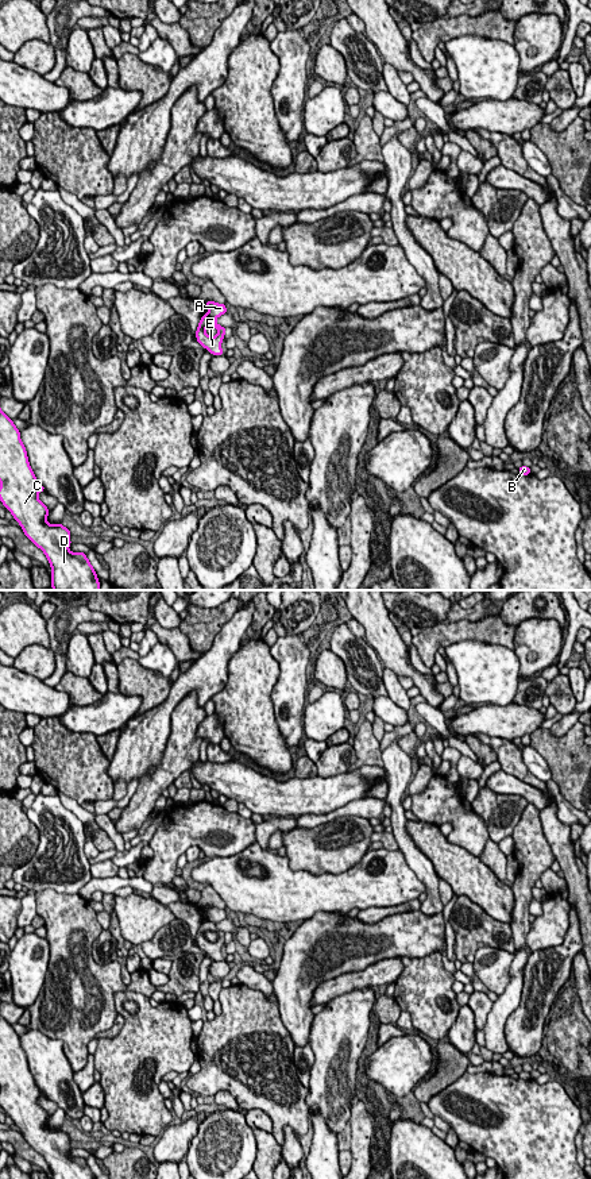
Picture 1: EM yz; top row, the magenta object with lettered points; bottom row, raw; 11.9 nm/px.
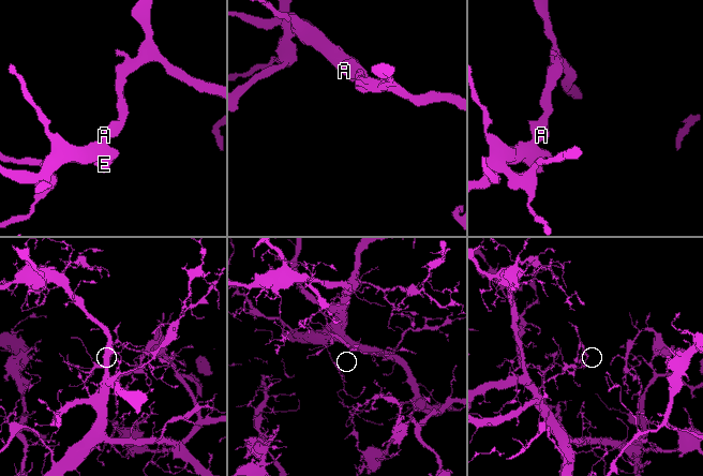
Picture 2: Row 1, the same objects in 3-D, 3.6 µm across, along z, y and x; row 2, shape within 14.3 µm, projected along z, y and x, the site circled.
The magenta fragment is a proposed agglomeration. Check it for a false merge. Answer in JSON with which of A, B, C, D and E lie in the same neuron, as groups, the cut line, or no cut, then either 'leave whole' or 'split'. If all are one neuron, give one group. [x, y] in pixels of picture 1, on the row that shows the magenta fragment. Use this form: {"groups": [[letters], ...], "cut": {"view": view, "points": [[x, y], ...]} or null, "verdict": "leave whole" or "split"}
{"groups": [["A"], ["B", "C", "D", "E"]], "cut": {"view": "yz", "points": [[207, 313], [215, 319]]}, "verdict": "split"}

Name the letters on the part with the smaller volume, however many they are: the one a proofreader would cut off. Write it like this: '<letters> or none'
A

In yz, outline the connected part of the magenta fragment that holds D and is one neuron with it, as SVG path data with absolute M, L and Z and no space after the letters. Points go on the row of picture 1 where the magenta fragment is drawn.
M0 409L0 500L20 524L26 536L39 547L51 566L54 590L100 590L94 569L84 552L69 550L70 531L49 524L47 506L38 498L46 490L30 467L20 432Z

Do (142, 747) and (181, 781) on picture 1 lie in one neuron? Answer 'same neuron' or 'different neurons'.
different neurons

